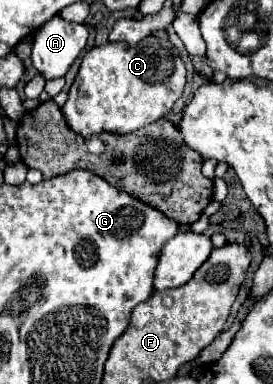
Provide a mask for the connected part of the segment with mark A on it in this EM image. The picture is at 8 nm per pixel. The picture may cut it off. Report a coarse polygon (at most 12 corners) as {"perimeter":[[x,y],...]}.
{"perimeter":[[53,16],[33,36],[33,66],[65,76],[85,48],[83,24]]}

